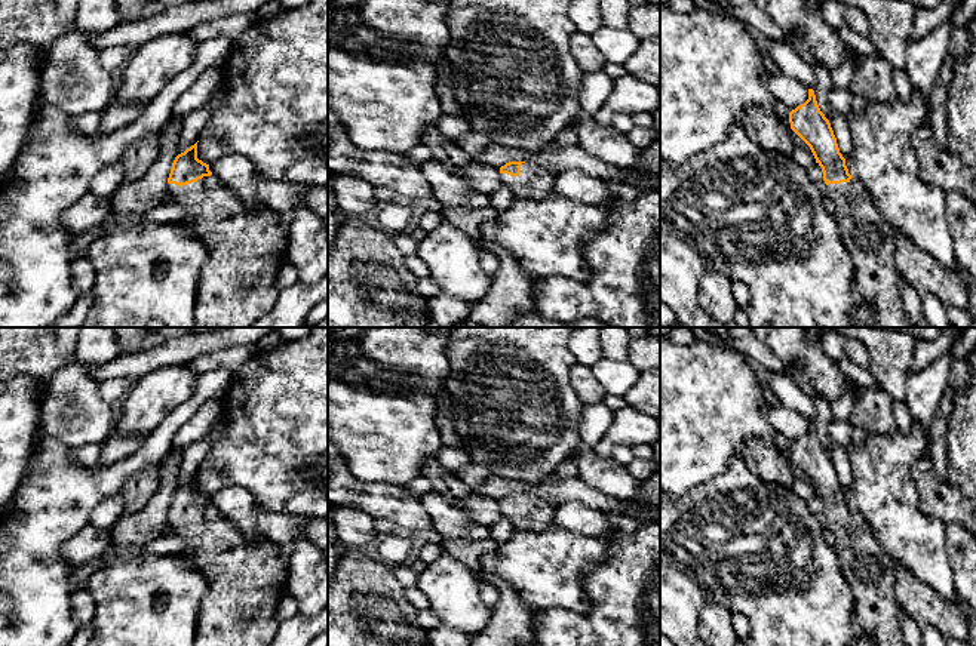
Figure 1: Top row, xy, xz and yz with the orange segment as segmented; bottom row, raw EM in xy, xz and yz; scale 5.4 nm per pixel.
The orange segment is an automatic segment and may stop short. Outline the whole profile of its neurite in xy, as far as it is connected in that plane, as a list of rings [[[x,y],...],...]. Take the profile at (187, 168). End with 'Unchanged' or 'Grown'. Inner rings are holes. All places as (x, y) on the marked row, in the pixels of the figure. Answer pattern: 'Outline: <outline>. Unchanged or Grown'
Outline: [[[197,142],[175,157],[168,196],[187,209],[182,222],[209,252],[199,280],[194,327],[249,327],[277,301],[277,273],[285,256],[276,250],[288,243],[288,219],[270,207],[246,207],[222,187],[209,164],[197,159]]]. Grown

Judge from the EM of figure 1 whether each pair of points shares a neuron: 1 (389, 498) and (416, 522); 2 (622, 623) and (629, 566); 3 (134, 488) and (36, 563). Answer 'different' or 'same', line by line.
1: same
2: same
3: different

